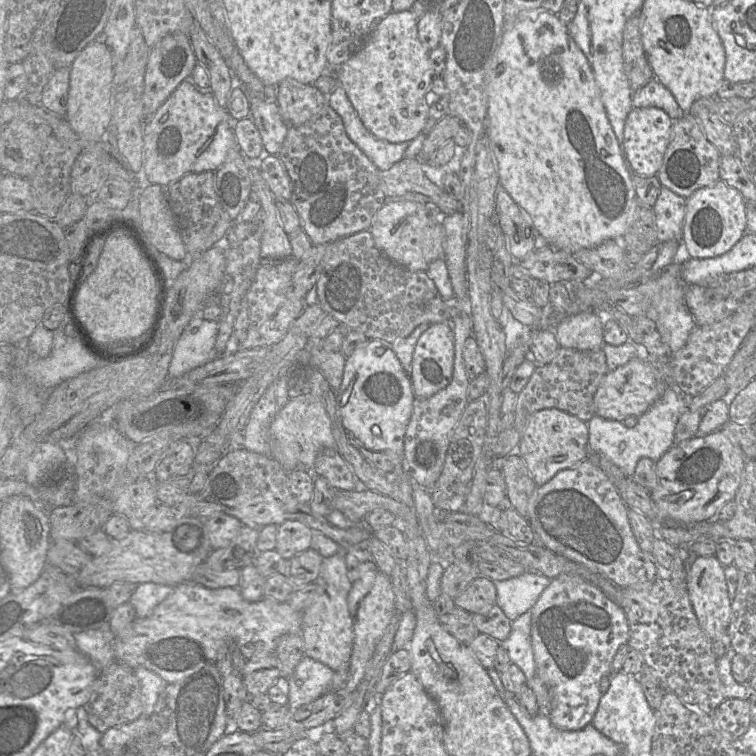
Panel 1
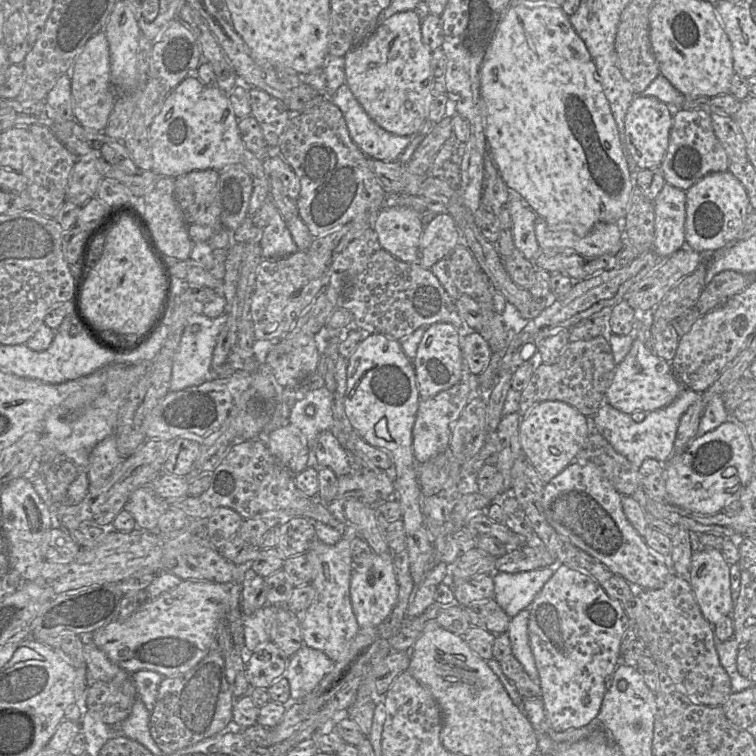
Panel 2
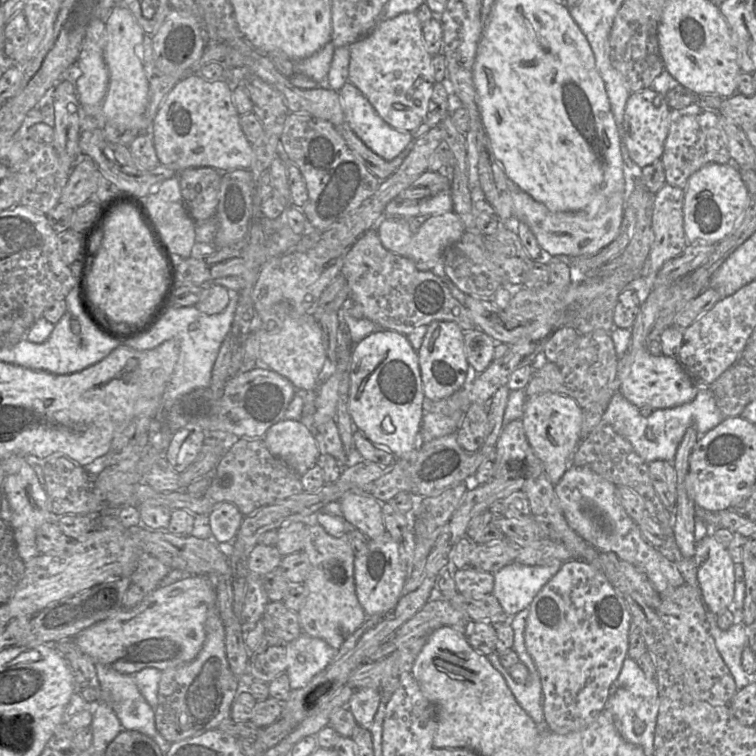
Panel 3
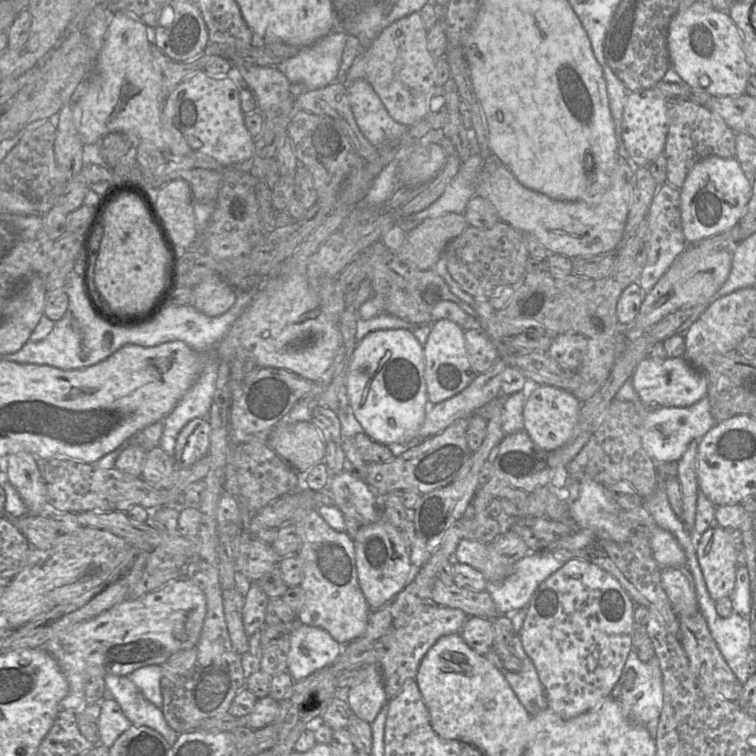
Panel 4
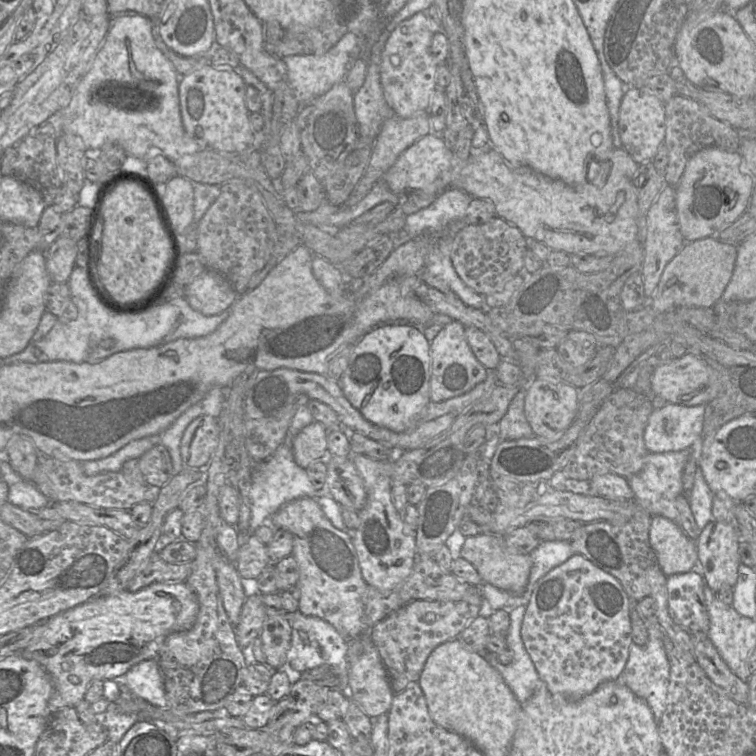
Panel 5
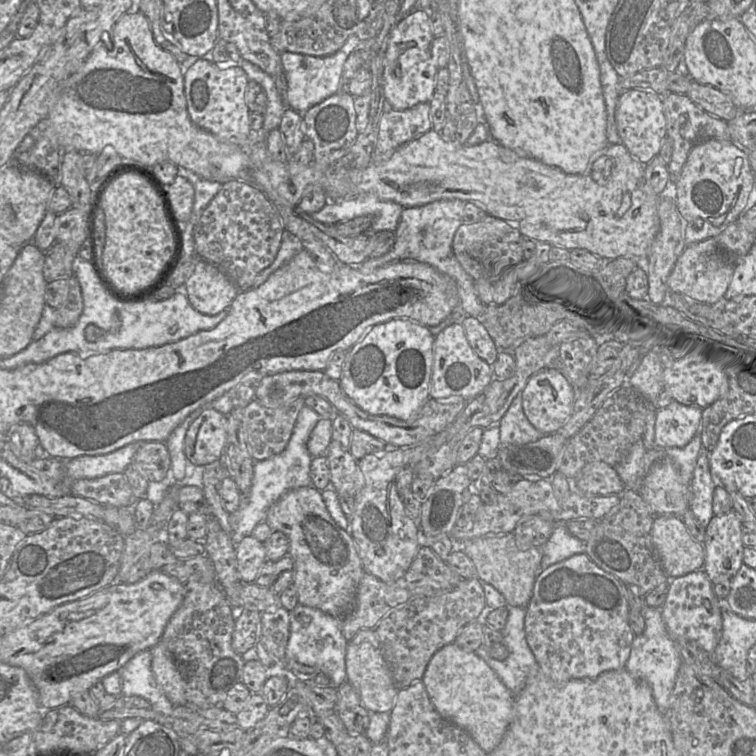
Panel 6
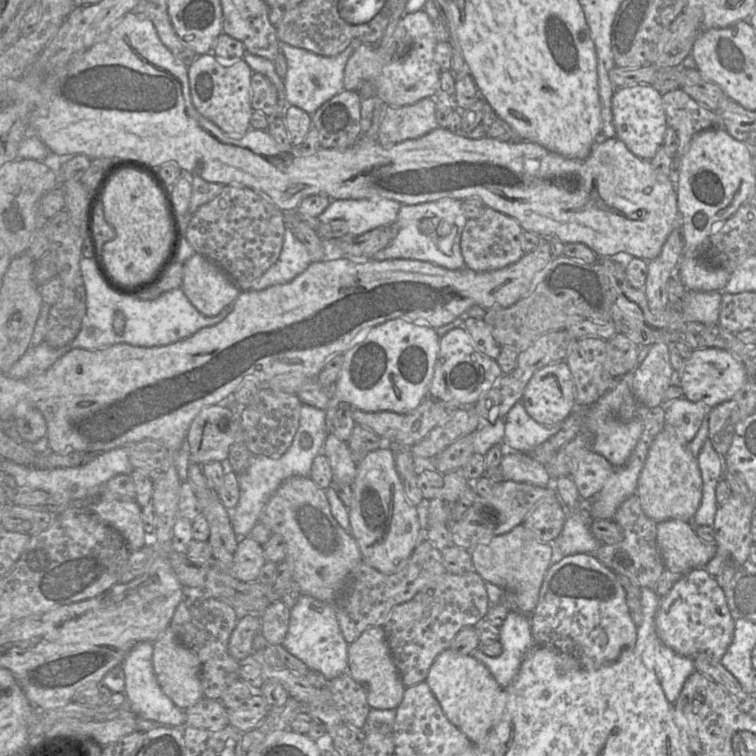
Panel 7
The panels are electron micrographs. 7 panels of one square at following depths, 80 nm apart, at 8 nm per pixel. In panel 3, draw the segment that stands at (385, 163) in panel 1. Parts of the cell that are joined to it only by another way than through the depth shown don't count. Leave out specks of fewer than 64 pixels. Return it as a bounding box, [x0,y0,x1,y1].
[338,83,413,161]

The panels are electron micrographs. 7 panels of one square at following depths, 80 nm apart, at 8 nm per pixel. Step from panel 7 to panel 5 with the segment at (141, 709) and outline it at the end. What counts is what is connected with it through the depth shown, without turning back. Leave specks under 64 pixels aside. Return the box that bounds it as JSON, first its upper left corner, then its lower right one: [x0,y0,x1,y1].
[120,658,168,706]

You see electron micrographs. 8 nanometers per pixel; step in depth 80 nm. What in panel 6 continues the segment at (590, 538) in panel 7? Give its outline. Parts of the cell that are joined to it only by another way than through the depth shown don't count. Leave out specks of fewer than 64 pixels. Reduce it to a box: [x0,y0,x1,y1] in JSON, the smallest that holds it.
[540,523,586,571]

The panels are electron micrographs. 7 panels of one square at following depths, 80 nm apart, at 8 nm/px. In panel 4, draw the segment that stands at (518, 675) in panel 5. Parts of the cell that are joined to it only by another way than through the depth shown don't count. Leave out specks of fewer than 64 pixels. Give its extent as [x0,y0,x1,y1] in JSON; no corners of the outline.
[484,607,547,716]

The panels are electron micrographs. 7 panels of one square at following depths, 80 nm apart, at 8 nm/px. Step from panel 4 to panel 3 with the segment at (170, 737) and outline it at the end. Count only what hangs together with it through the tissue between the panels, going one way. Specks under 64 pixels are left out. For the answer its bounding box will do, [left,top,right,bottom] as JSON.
[95,663,171,754]

